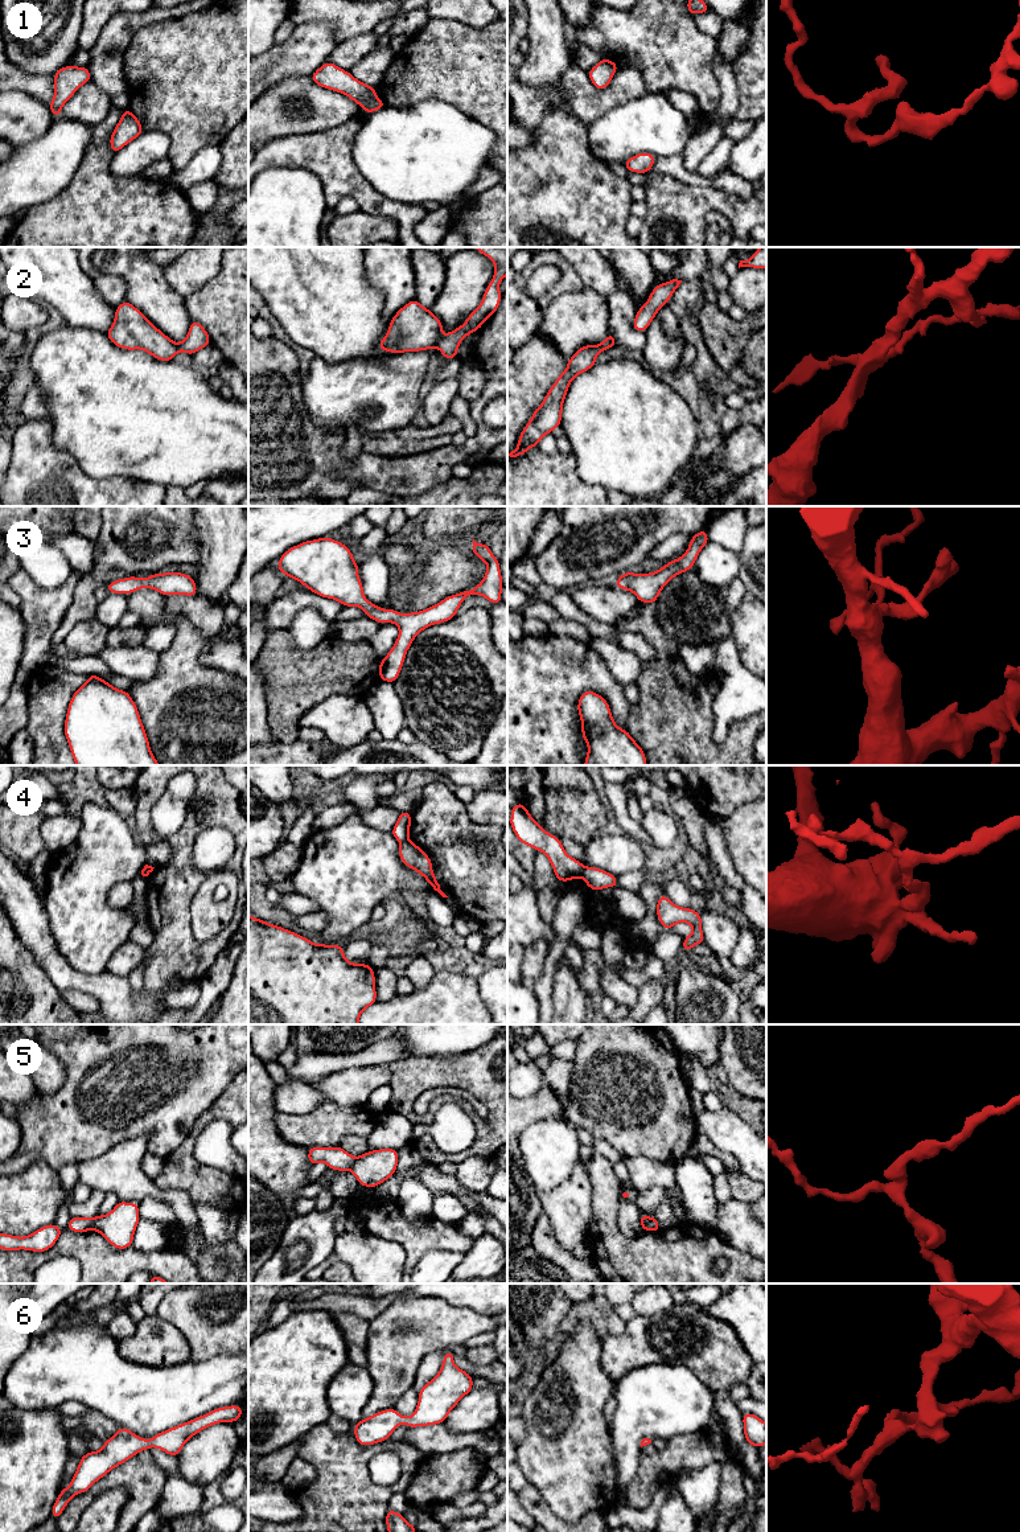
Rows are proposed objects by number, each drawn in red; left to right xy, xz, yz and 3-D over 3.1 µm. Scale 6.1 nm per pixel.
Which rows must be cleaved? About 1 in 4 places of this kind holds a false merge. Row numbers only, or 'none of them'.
2, 4, 5

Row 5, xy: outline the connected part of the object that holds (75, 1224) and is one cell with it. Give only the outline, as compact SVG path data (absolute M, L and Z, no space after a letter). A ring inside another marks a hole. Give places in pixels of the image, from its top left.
M70 1217L67 1231L83 1233L94 1229L96 1217Z

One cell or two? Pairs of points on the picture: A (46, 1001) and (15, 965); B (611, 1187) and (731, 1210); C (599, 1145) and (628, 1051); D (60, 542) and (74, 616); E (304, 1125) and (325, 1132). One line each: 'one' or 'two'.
A: one
B: two
C: two
D: two
E: one

